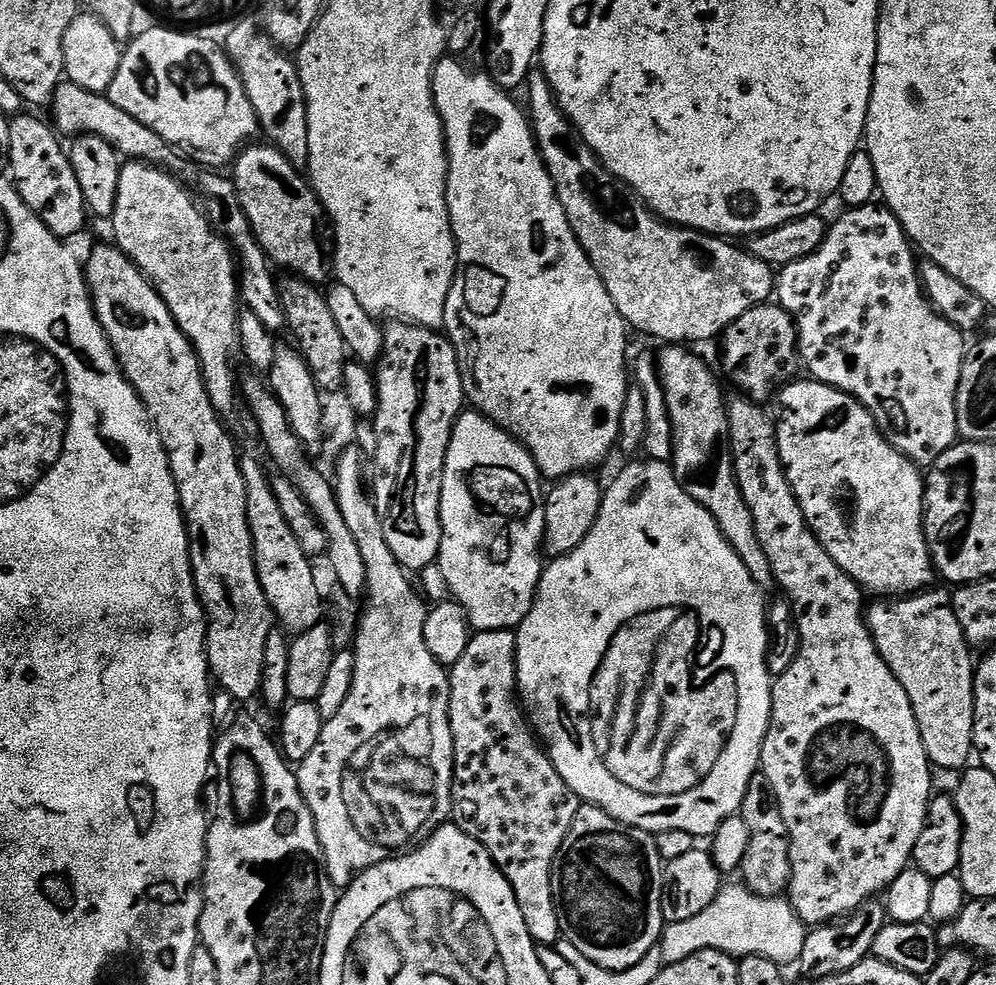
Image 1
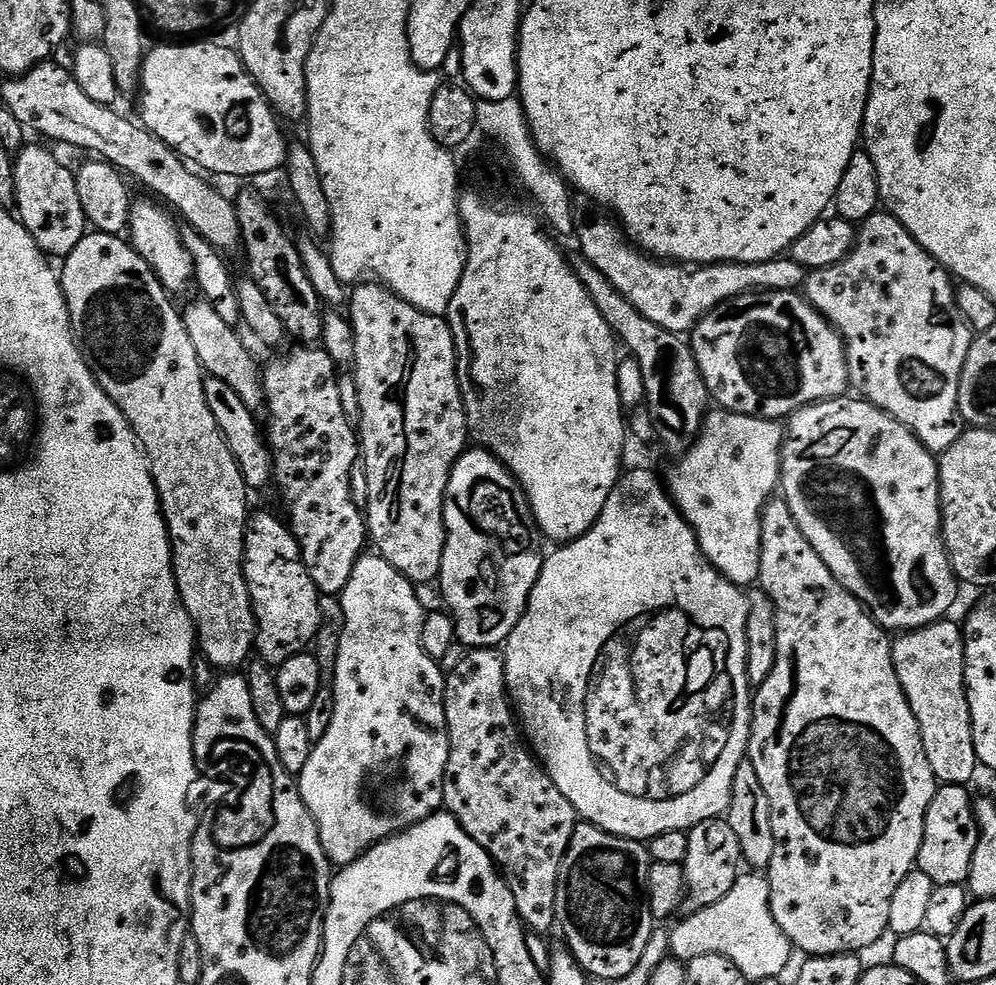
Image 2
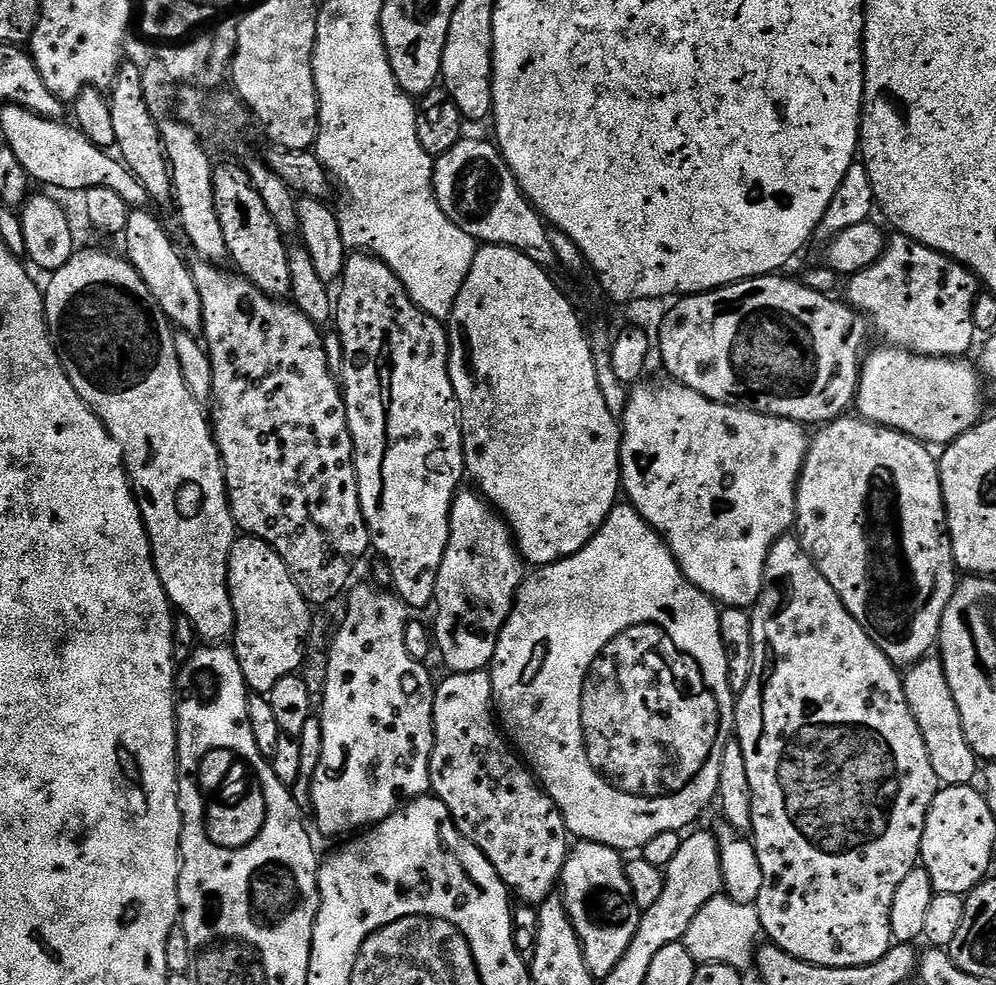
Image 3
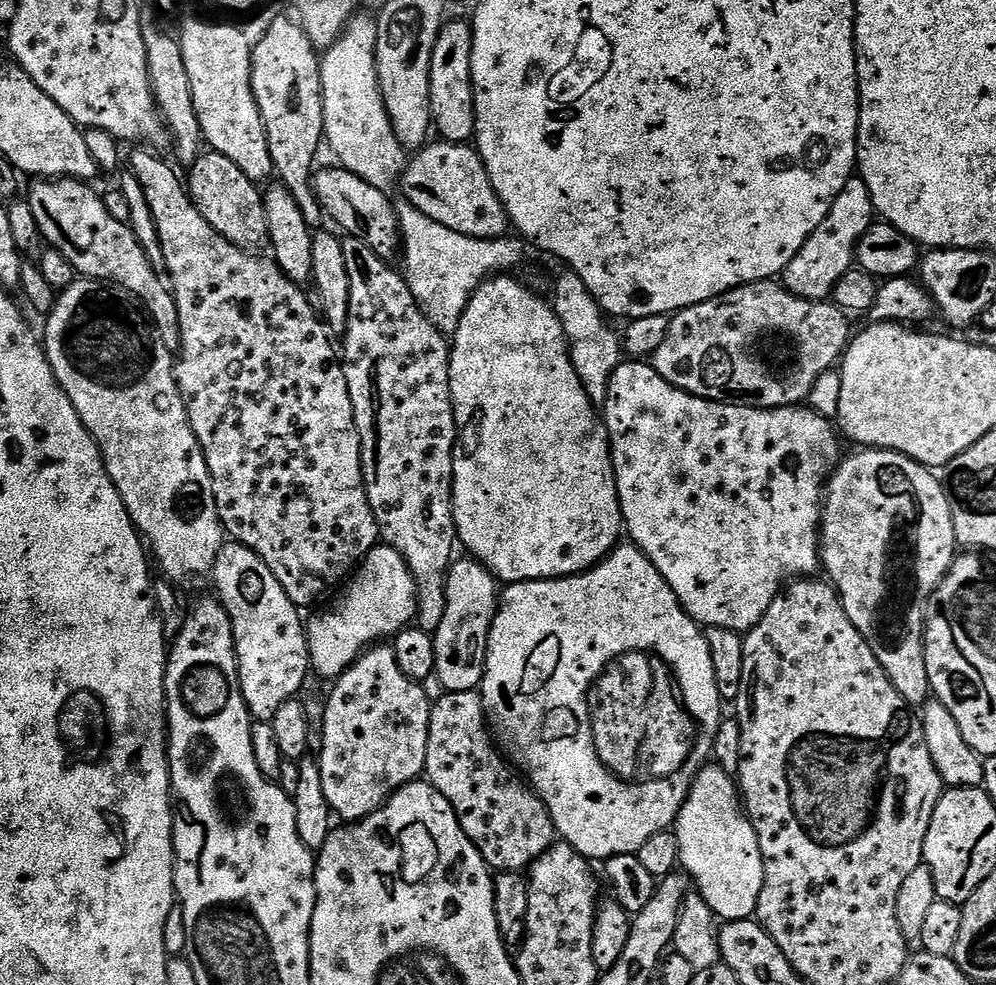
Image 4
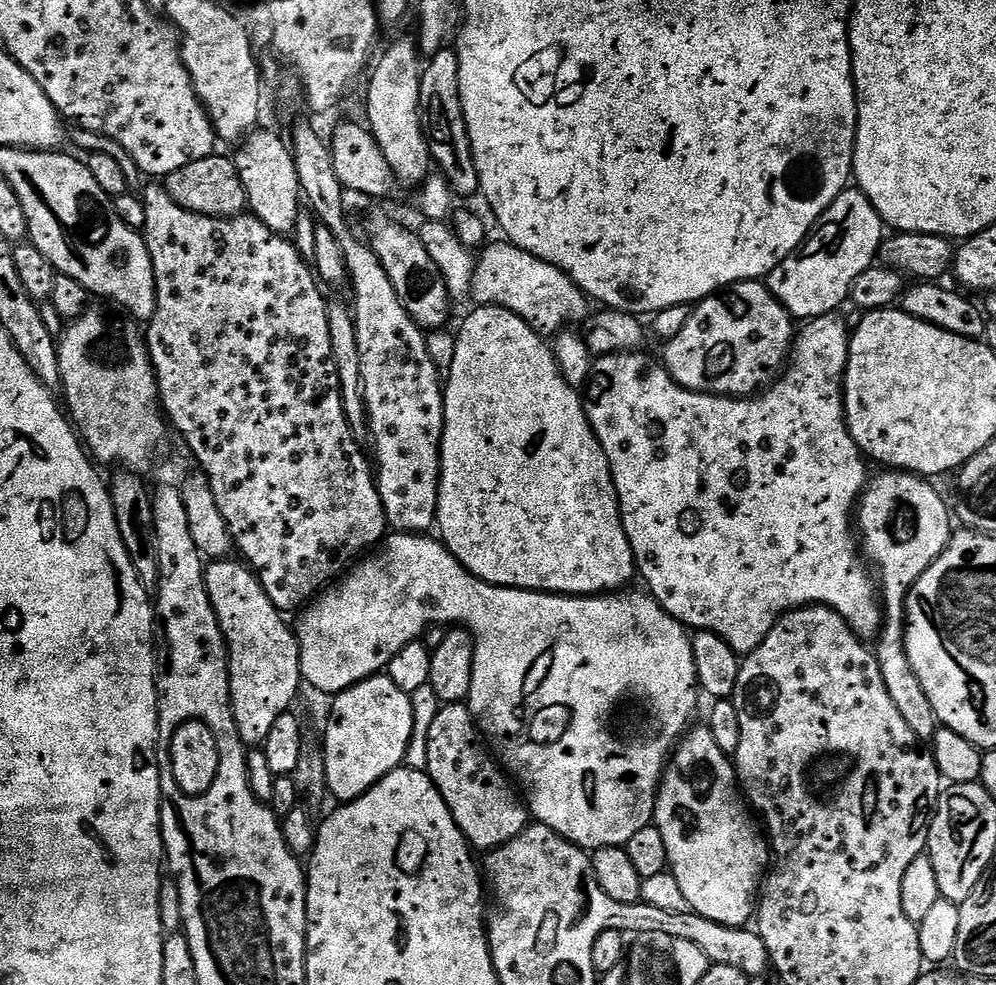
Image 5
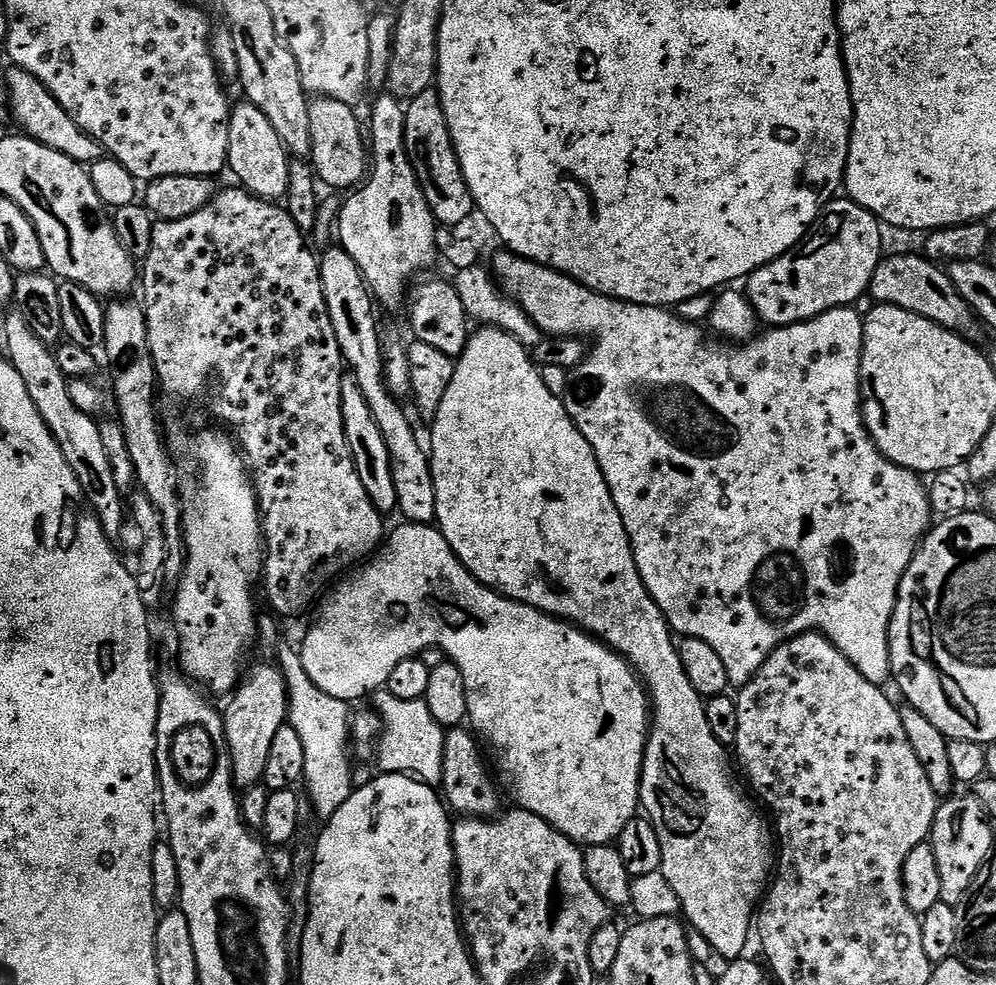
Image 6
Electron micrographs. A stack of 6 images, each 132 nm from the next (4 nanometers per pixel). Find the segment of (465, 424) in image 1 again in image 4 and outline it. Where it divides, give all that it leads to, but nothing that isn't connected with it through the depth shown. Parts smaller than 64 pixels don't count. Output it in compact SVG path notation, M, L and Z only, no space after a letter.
M457 559L454 566L449 567L444 582L446 610L448 612L442 614L442 622L440 623L442 632L437 633L434 638L436 645L434 676L435 679L439 680L440 687L444 692L474 692L479 689L481 682L484 681L484 667L488 657L488 639L490 638L492 623L496 617L497 607L502 599L502 588L497 577L493 576L479 560L467 559Z

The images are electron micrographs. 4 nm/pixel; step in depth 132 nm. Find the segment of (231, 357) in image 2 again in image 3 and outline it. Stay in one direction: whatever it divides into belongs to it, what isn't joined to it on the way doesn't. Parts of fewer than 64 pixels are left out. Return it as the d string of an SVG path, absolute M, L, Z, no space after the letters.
M148 208L131 209L122 240L126 259L132 263L134 270L138 270L142 282L150 286L150 294L154 294L170 323L181 332L203 333L202 297L198 294L198 286L194 286L189 261L186 262L180 257L180 252L176 249L175 242L168 237L163 222Z

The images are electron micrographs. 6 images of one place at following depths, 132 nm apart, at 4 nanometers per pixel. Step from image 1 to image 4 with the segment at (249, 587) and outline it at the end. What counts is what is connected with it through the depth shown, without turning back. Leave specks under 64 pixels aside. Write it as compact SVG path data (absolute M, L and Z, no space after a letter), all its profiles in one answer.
M80 278L69 284L55 297L55 304L52 312L46 316L46 322L48 322L48 325L44 328L44 336L42 332L44 352L52 364L52 369L62 386L62 390L72 399L74 410L78 410L86 430L100 447L100 453L104 455L106 470L130 514L132 523L136 525L141 537L146 538L150 545L150 552L155 563L156 560L160 563L161 570L165 572L163 575L176 586L186 583L187 580L196 580L199 576L207 577L211 573L212 567L216 565L221 546L226 543L226 533L224 523L220 521L220 515L218 514L212 475L208 469L202 446L192 429L192 423L188 417L188 408L185 406L180 393L180 386L176 383L173 349L164 343L163 336L157 332L156 325L152 323L143 303L128 293L125 288L121 288L119 284L113 284L106 280Z

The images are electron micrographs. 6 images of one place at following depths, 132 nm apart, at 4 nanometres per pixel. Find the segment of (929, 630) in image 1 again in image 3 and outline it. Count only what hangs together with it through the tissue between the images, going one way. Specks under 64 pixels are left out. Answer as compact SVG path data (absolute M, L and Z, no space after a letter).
M939 655L925 656L907 669L902 679L910 714L914 714L914 722L918 722L922 742L926 742L926 754L930 754L930 766L934 766L934 774L941 785L971 785L975 781L972 779L978 776L978 757L970 742L966 742L962 714L958 714L958 702L954 702L954 694L950 694L950 682L946 682L946 670Z

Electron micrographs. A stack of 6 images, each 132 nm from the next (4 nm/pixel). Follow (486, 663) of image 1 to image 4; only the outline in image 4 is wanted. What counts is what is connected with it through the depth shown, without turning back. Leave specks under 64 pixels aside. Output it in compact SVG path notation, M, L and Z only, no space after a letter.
M479 691L444 692L440 699L433 703L424 770L427 783L433 784L446 798L446 802L450 802L460 829L472 839L488 867L497 873L523 873L531 869L532 863L542 858L542 854L549 852L553 844L557 843L558 833L548 813L548 807L517 775L513 765L505 759L501 749L494 743L484 715L484 699Z

